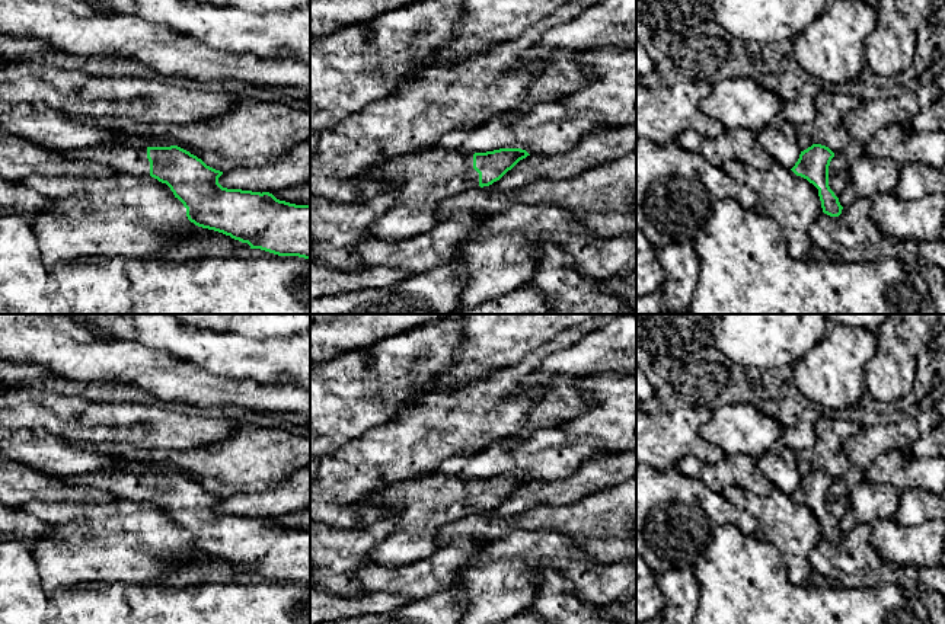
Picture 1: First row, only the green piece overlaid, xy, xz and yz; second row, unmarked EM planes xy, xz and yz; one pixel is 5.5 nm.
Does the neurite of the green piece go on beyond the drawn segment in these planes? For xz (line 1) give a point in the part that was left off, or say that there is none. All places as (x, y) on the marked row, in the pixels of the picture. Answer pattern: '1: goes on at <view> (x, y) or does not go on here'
1: goes on at xz (422, 181)

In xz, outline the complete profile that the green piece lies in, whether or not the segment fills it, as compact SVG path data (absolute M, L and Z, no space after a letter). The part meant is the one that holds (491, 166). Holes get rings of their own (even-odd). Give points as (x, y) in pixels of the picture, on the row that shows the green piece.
M521 148L475 154L425 150L376 167L367 175L387 182L389 192L396 192L398 198L370 225L368 237L398 241L430 231L437 224L438 207L447 198L492 185L527 156Z

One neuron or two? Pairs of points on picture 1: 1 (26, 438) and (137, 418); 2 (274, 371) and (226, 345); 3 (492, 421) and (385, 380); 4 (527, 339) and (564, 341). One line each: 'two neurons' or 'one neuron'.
1: two neurons
2: one neuron
3: two neurons
4: two neurons

